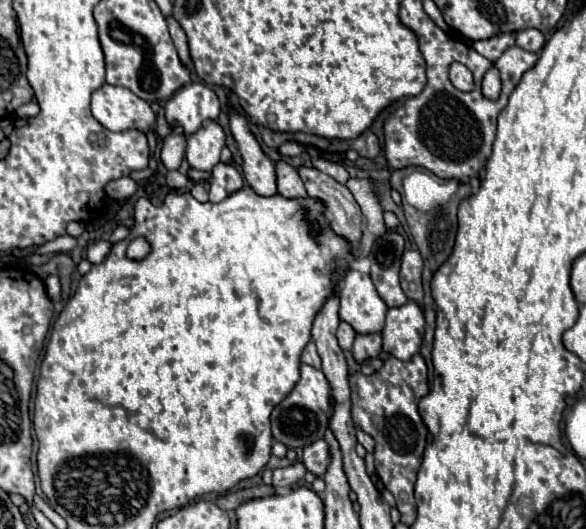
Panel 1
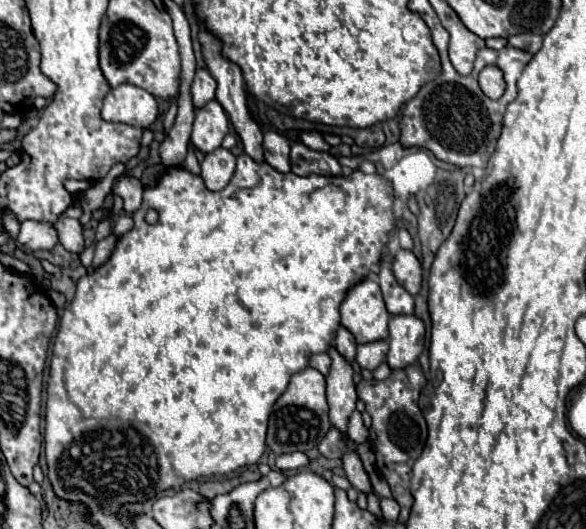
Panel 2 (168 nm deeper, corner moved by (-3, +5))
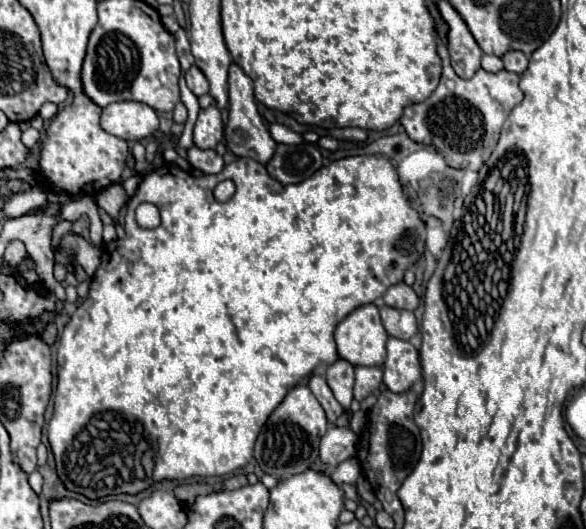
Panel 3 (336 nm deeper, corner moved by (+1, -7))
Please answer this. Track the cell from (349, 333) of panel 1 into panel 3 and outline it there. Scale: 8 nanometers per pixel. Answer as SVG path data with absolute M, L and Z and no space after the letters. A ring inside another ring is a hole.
M336 360L326 370L326 382L330 390L334 392L334 398L342 404L342 408L350 414L350 402L352 402L352 386L354 386L354 366L346 360Z

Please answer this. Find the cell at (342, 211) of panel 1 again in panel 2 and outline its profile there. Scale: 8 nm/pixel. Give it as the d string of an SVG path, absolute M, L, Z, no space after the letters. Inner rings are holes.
M300 142L292 144L290 158L292 158L292 172L298 176L310 176L310 174L342 176L342 168L332 154L314 152Z

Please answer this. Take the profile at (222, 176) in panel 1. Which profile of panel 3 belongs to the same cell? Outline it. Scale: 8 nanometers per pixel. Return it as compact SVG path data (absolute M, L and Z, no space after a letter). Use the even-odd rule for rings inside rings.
M192 146L192 148L188 148L186 158L194 168L198 168L206 174L218 174L224 168L222 156L216 154L216 150L200 150L200 148Z

